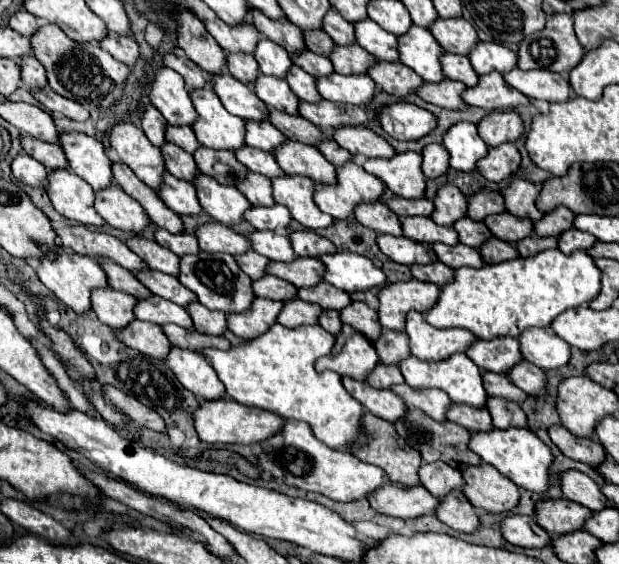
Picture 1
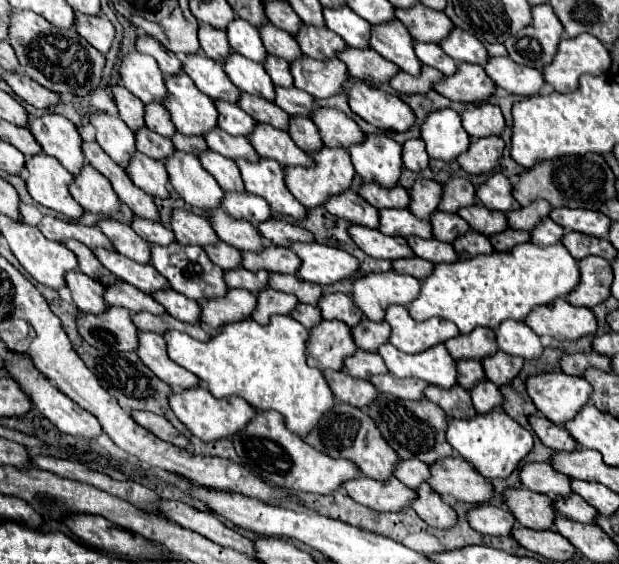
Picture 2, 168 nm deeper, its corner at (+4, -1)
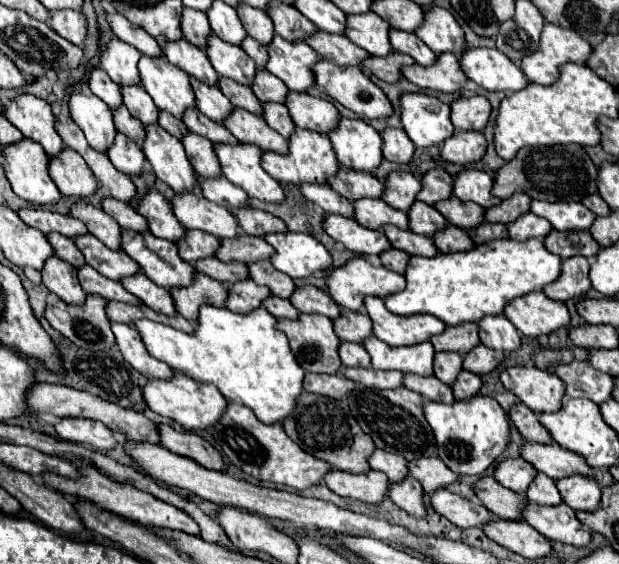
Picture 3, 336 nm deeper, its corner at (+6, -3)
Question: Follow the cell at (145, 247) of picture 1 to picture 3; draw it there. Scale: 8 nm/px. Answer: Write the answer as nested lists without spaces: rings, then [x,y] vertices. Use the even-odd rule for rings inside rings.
[[[78,202],[72,210],[72,216],[82,220],[90,234],[94,234],[100,242],[104,242],[110,250],[116,250],[120,252],[122,246],[120,246],[120,234],[122,234],[122,228],[118,226],[118,222],[108,216],[104,210],[100,208],[94,208],[92,204],[86,204],[86,202]]]

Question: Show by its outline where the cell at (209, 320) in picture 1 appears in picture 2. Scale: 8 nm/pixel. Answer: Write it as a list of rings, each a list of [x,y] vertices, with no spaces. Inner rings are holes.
[[[164,288],[164,290],[156,290],[152,292],[152,298],[162,304],[166,308],[166,312],[182,322],[200,322],[198,316],[200,316],[200,308],[198,308],[198,302],[174,292],[172,288]]]

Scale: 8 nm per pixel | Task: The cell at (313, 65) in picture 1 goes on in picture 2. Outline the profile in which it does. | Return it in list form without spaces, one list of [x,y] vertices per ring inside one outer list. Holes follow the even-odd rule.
[[[266,22],[258,28],[260,32],[260,38],[262,38],[262,44],[266,48],[266,52],[278,56],[278,58],[284,58],[286,62],[290,62],[294,56],[302,56],[294,36],[290,36],[288,32],[276,28],[274,24]]]

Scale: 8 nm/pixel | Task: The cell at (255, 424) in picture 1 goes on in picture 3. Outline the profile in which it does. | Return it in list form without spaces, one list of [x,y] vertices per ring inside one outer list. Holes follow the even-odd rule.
[[[176,374],[172,380],[148,380],[144,386],[144,400],[150,410],[176,420],[184,430],[206,430],[220,422],[220,414],[224,414],[228,400],[210,384],[198,384],[188,376]]]

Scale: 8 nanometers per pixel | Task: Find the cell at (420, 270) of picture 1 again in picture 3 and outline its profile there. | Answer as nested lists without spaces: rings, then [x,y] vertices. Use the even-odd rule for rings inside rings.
[[[390,248],[390,250],[386,250],[384,254],[380,254],[380,258],[382,258],[384,268],[388,268],[388,270],[392,270],[392,272],[404,274],[410,254],[406,254],[406,252],[402,252],[402,250],[396,250],[396,248]]]

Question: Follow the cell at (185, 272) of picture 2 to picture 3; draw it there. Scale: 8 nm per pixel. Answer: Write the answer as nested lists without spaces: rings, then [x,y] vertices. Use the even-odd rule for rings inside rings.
[[[122,230],[122,248],[140,264],[152,282],[166,290],[190,286],[196,278],[196,268],[180,258],[174,242],[156,238],[148,232]]]

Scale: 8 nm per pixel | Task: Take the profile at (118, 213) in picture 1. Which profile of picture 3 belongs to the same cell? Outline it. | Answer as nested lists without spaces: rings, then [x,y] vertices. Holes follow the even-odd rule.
[[[64,148],[58,158],[50,158],[50,176],[64,196],[88,198],[98,190],[92,170],[84,158],[70,148]]]

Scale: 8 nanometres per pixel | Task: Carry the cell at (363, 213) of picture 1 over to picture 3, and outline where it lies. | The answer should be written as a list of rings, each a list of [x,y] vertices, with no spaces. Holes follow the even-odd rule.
[[[304,184],[300,186],[300,192],[320,206],[326,214],[340,214],[340,216],[352,216],[352,200],[346,200],[344,196],[336,194],[330,186],[320,184]]]

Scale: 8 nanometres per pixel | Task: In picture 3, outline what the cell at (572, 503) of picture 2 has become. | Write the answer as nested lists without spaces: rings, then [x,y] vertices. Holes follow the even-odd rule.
[[[538,474],[534,478],[534,482],[530,484],[526,498],[540,504],[540,506],[558,506],[564,500],[560,498],[560,492],[556,490],[556,484],[552,478],[548,478],[546,474]]]

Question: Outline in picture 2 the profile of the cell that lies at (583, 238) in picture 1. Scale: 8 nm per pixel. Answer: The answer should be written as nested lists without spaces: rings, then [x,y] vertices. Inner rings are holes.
[[[542,218],[532,230],[530,230],[530,242],[536,246],[550,246],[558,244],[564,234],[564,228],[554,224],[550,218]]]

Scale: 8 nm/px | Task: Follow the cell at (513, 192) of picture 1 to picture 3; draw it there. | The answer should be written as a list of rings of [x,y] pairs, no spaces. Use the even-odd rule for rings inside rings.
[[[466,168],[454,178],[454,196],[460,198],[462,202],[476,202],[482,208],[492,208],[498,206],[502,200],[492,196],[492,184],[494,176],[482,170]]]

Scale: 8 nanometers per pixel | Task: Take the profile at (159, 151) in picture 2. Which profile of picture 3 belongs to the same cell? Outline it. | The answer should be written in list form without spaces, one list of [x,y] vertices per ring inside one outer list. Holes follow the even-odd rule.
[[[122,106],[122,110],[116,110],[112,112],[114,114],[114,122],[116,122],[116,128],[118,132],[122,132],[124,136],[128,136],[130,140],[142,144],[144,142],[144,124],[138,122],[126,106]]]

